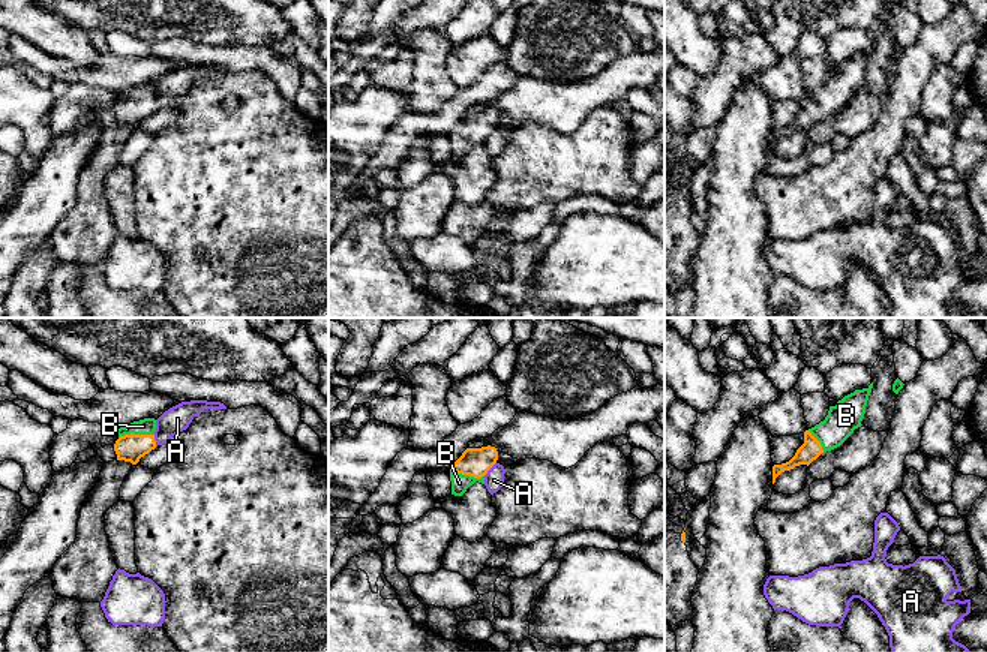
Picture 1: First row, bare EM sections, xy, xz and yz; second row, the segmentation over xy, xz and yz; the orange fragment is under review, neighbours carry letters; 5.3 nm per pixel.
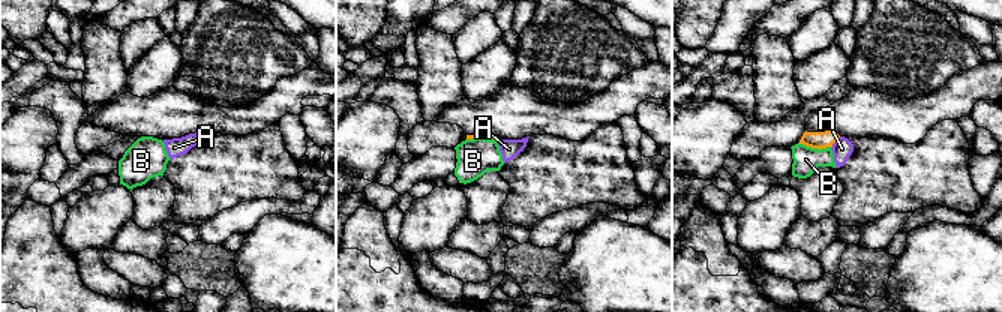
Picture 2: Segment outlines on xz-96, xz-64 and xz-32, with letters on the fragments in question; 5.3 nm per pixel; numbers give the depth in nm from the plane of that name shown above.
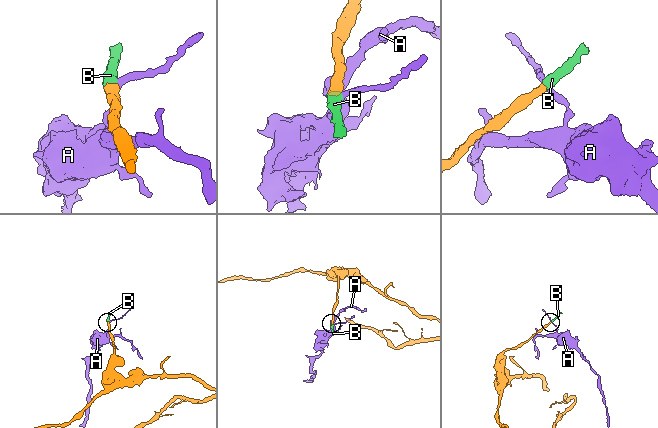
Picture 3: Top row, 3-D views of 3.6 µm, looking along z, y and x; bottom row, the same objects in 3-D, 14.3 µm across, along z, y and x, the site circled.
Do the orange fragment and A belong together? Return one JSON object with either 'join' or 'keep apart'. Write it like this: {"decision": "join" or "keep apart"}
{"decision": "keep apart"}

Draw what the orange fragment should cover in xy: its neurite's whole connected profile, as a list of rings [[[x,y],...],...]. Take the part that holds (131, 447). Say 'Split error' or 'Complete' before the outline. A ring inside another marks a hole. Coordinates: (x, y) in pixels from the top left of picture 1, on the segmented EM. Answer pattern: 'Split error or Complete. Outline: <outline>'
Split error. Outline: [[[144,418],[117,429],[118,439],[114,444],[117,460],[136,465],[141,457],[156,448],[156,420]]]

